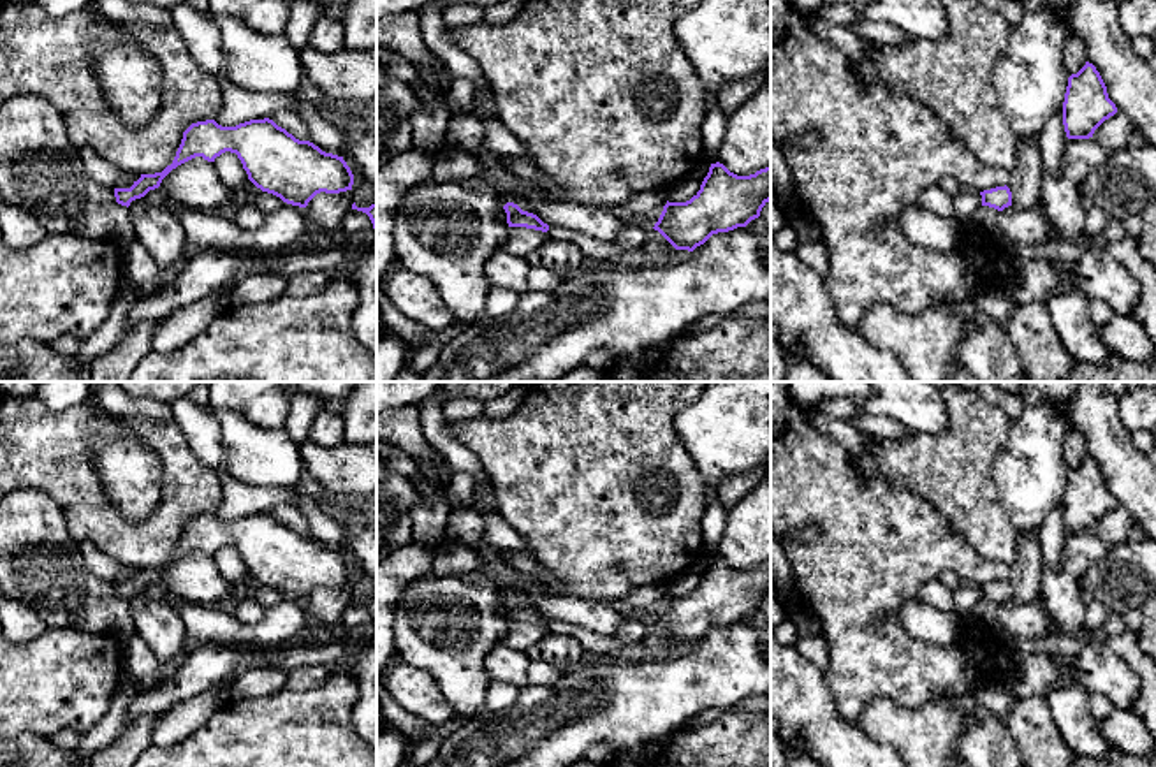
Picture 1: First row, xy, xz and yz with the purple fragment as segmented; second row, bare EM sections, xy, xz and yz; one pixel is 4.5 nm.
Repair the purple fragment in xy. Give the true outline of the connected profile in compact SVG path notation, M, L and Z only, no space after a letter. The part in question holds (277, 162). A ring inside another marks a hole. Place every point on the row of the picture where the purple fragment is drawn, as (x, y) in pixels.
M215 120L192 123L171 165L162 172L141 174L130 188L114 188L116 202L130 206L160 186L178 165L202 157L215 162L222 153L236 153L248 179L262 192L283 202L306 208L320 192L352 190L354 174L343 157L326 153L310 141L299 141L273 120L250 120L236 127L222 127Z

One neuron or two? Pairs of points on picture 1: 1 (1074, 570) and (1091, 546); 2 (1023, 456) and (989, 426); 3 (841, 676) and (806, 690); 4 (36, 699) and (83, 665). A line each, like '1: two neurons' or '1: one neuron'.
1: one neuron
2: two neurons
3: two neurons
4: one neuron

